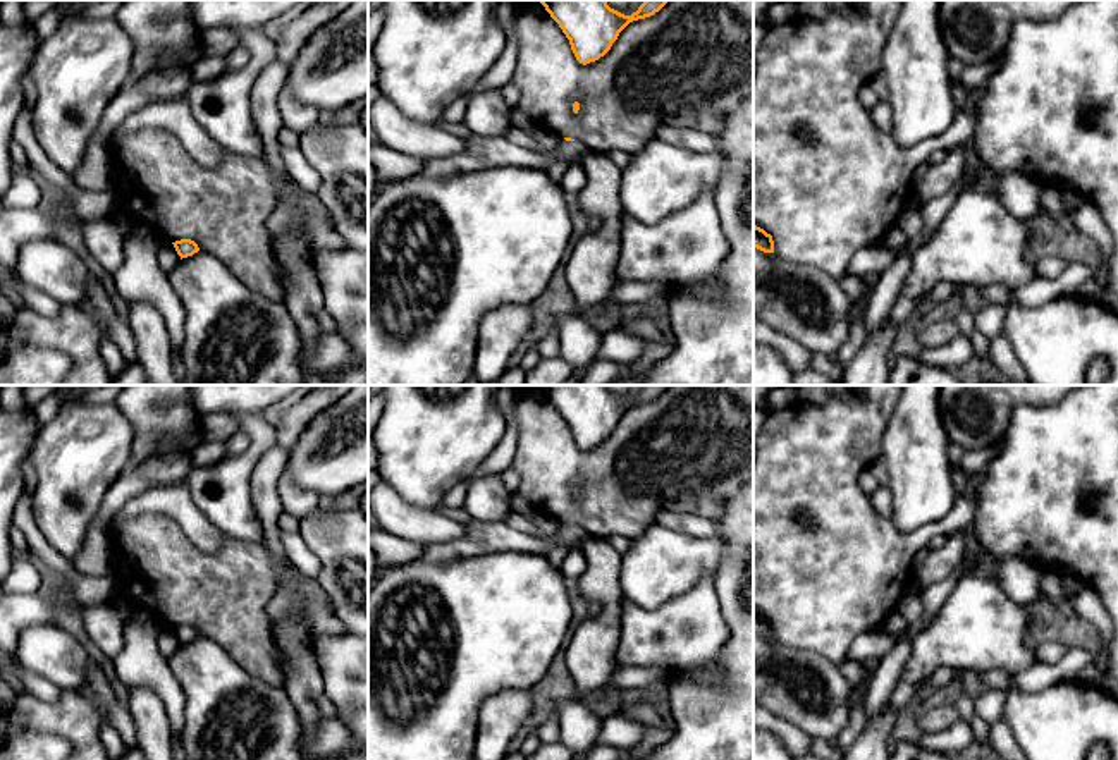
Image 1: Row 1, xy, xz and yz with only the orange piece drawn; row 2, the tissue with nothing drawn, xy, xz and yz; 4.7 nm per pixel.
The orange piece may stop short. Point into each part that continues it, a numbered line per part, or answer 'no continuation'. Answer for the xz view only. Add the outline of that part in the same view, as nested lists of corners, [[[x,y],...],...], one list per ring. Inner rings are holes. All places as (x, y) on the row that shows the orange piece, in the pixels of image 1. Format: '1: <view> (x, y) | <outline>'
1: xz (480, 152) | [[[473,134],[461,153],[430,158],[421,172],[413,177],[442,179],[492,167],[530,167],[552,172],[554,162],[580,165],[587,153],[588,148],[578,141],[559,139],[554,151],[537,153],[514,144],[506,136],[483,138]]]

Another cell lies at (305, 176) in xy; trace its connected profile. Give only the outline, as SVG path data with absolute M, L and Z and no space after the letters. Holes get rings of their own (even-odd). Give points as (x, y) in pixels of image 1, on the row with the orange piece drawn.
M282 146L280 156L284 160L287 175L294 184L308 194L316 194L322 186L318 170L308 162L299 146Z

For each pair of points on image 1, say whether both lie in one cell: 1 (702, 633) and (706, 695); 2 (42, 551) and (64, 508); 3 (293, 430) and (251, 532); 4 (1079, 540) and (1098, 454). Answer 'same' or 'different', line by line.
1: different
2: different
3: different
4: same

